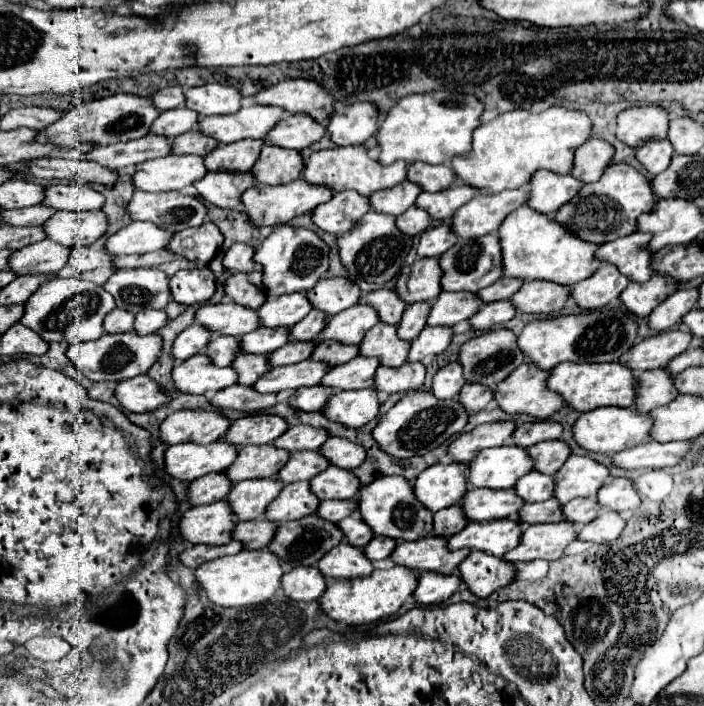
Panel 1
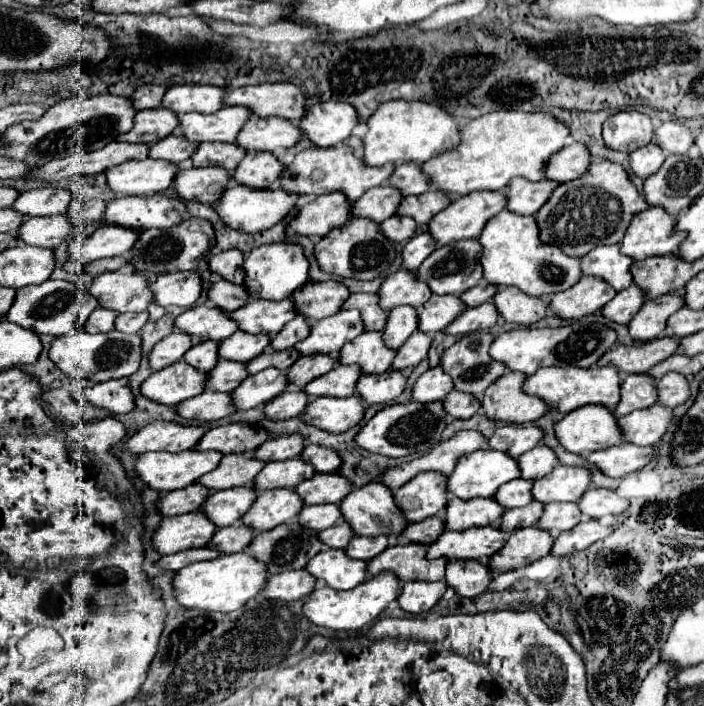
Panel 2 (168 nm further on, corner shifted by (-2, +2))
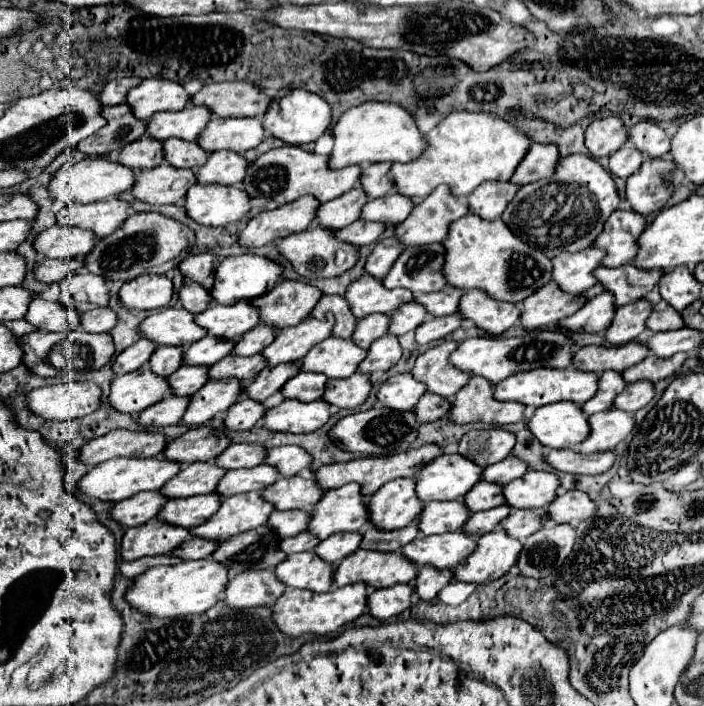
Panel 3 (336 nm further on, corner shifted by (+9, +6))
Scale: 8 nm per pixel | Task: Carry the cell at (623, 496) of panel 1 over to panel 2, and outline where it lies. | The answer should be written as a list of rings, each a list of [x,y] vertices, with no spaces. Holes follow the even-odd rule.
[[[591,488],[583,494],[579,508],[585,516],[603,518],[609,514],[623,514],[627,510],[629,500],[621,498],[615,490],[609,488]]]

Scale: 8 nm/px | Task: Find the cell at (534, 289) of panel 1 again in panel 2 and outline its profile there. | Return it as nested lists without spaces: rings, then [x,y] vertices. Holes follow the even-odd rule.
[[[515,286],[501,288],[495,294],[493,302],[505,322],[529,326],[539,322],[547,314],[547,298],[531,298],[529,294],[515,290]]]

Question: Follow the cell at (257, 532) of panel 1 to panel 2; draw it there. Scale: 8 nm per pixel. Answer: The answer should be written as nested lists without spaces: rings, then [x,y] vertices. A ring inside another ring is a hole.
[[[233,524],[229,528],[219,528],[207,546],[217,548],[223,554],[233,554],[233,552],[243,552],[253,538],[255,538],[255,530],[251,526]]]

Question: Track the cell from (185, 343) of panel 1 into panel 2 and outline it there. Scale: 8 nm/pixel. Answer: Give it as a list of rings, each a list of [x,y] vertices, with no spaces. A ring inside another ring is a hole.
[[[173,332],[167,338],[163,338],[151,352],[149,362],[153,370],[163,370],[169,364],[175,364],[183,358],[183,354],[193,346],[191,338],[187,338],[187,334],[179,334]]]

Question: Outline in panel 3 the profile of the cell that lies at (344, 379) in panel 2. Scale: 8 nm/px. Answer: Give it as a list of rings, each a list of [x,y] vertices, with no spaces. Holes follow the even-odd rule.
[[[298,372],[282,386],[282,396],[286,400],[300,400],[300,402],[314,402],[320,400],[324,394],[326,378],[324,374],[314,372]]]

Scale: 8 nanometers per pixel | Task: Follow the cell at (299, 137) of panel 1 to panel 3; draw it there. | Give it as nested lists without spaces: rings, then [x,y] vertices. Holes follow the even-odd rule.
[[[210,118],[200,136],[196,142],[206,152],[232,150],[244,154],[264,140],[264,128],[258,118]]]

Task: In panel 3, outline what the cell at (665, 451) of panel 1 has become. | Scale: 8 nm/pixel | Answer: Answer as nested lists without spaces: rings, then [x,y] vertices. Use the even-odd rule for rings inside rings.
[[[546,450],[544,452],[546,464],[554,470],[570,472],[570,474],[602,474],[606,472],[616,456],[612,452],[598,452],[598,454],[578,454],[574,450]]]

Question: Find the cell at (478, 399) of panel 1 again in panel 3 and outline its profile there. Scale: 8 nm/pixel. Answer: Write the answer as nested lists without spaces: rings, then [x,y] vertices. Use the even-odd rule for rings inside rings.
[[[428,392],[414,406],[414,414],[420,422],[434,422],[438,418],[444,418],[448,410],[450,410],[450,402],[446,398]]]

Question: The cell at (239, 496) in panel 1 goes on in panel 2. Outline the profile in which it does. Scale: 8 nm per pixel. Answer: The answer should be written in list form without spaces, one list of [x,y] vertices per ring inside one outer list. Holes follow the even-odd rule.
[[[235,486],[227,490],[217,490],[207,498],[203,512],[219,528],[239,524],[241,516],[253,506],[255,498],[257,492],[253,490],[253,486]]]

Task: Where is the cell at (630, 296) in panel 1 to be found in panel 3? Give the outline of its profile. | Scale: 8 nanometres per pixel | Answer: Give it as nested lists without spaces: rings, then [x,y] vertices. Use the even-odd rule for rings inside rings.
[[[602,292],[596,298],[588,300],[576,314],[564,318],[560,324],[560,328],[568,330],[568,332],[596,332],[602,334],[612,318],[614,318],[614,296],[610,292]]]

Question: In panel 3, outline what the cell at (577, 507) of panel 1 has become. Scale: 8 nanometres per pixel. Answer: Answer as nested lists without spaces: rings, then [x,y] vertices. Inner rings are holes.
[[[536,508],[536,510],[512,510],[512,514],[508,514],[508,518],[504,518],[500,522],[500,528],[508,536],[524,542],[530,534],[538,532],[544,524],[546,524],[544,508]]]

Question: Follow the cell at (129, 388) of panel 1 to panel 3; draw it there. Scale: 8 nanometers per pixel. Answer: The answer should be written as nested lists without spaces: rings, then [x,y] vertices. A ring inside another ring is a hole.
[[[94,382],[56,384],[30,390],[26,406],[44,420],[74,420],[94,412],[100,406],[102,390]]]

